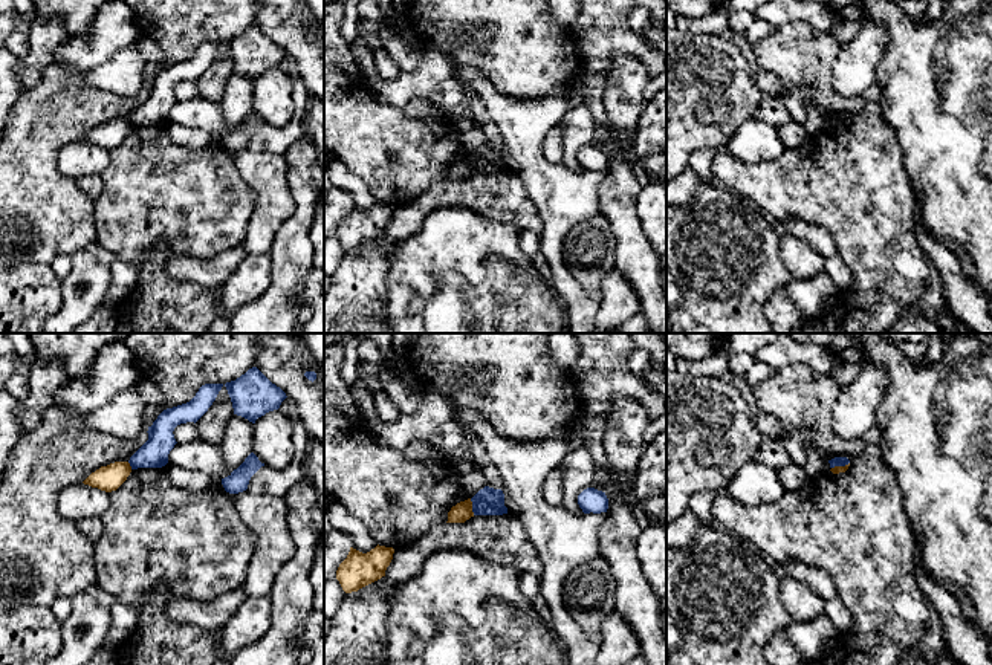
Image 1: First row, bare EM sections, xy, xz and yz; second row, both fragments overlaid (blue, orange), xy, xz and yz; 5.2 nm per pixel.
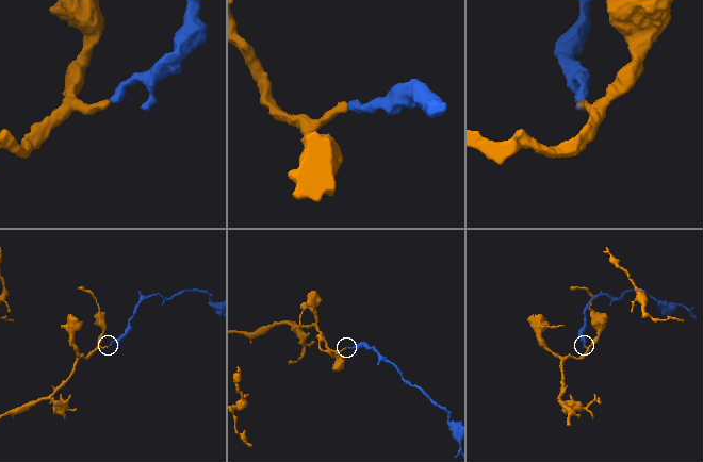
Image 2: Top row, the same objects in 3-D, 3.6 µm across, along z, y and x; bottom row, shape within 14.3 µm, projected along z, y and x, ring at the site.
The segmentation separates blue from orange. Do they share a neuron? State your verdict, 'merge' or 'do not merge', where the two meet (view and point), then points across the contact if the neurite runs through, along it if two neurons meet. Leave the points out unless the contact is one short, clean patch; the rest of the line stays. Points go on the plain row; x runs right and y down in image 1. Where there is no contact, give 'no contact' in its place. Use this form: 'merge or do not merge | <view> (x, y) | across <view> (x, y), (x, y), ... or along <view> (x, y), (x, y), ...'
do not merge | xz (473, 164) | along xz (470, 156), (474, 171)

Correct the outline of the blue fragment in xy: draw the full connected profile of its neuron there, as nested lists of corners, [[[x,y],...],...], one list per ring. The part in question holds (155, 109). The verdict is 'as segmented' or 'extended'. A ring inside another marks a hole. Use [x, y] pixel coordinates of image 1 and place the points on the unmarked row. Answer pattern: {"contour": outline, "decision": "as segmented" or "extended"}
{"contour": [[[205,41],[190,60],[164,67],[148,84],[148,98],[130,115],[131,127],[165,124],[170,109],[177,101],[174,86],[186,79],[196,81],[212,63],[222,44],[223,41]]], "decision": "as segmented"}

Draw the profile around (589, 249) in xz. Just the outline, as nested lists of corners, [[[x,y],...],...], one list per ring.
[[[601,216],[573,226],[562,245],[562,255],[573,278],[593,300],[601,300],[605,277],[614,269],[616,238]]]

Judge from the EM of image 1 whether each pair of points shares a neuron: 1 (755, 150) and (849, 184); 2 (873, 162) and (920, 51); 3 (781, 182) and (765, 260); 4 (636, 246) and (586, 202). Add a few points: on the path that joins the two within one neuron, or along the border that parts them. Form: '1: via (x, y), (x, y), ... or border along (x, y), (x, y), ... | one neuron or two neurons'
1: border along (784, 149), (771, 159), (740, 161) | two neurons
2: border along (878, 103), (885, 123), (896, 135), (902, 159) | two neurons
3: border along (758, 208), (780, 230) | two neurons
4: border along (606, 178), (598, 190), (598, 213) | two neurons

